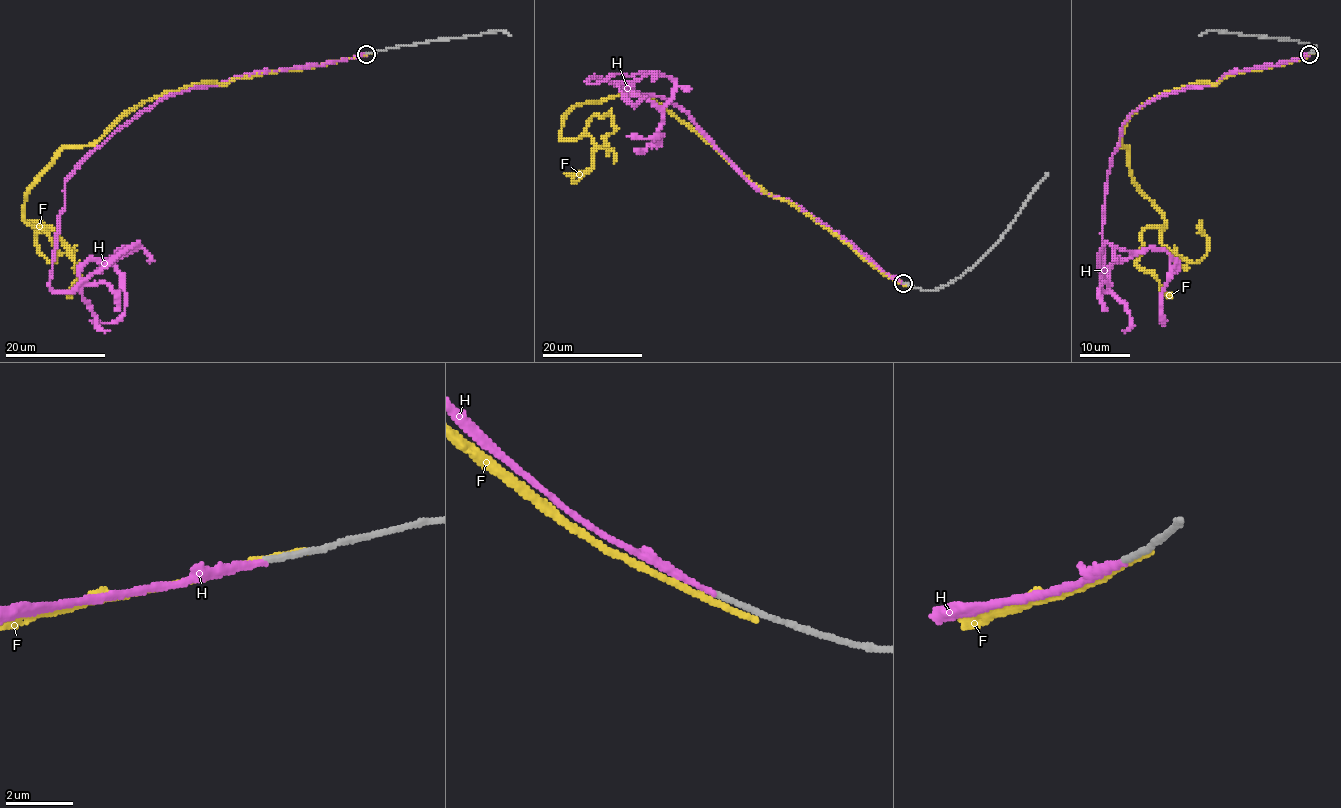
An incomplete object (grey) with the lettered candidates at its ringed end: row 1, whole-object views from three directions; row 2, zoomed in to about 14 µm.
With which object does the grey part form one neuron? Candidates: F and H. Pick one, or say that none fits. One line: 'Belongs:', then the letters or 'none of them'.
Belongs: H

